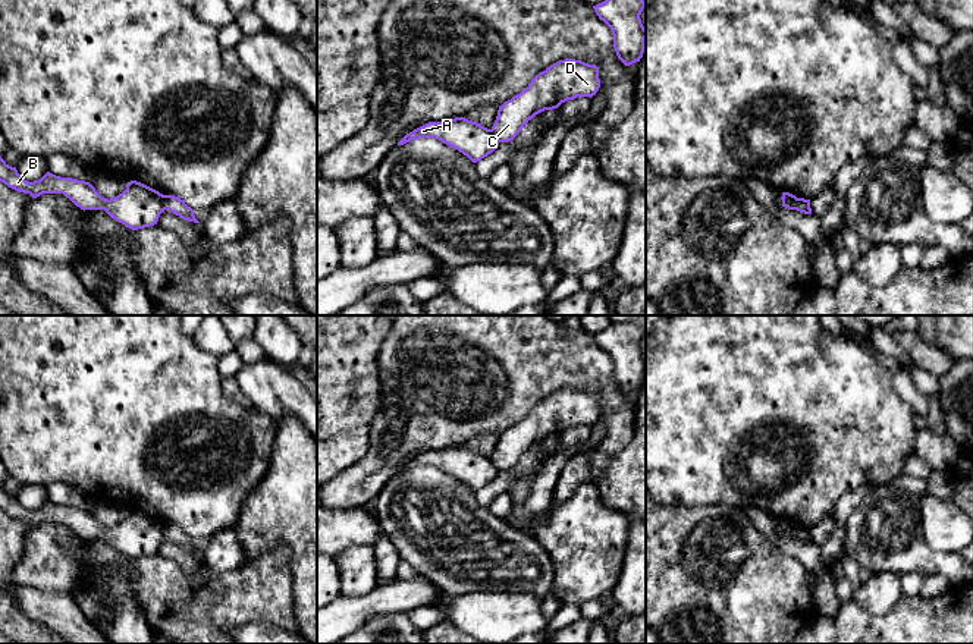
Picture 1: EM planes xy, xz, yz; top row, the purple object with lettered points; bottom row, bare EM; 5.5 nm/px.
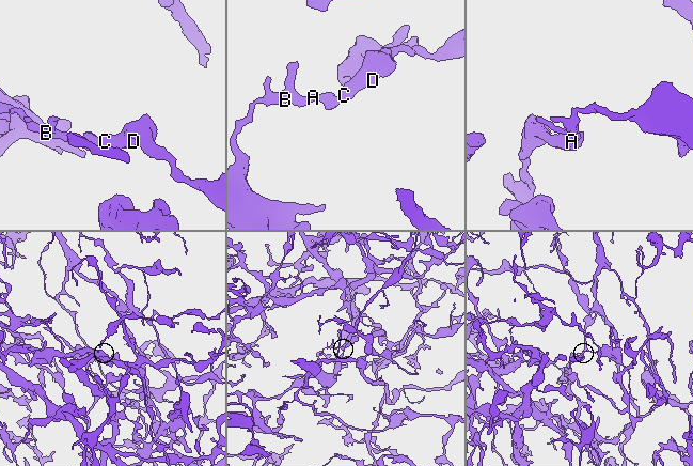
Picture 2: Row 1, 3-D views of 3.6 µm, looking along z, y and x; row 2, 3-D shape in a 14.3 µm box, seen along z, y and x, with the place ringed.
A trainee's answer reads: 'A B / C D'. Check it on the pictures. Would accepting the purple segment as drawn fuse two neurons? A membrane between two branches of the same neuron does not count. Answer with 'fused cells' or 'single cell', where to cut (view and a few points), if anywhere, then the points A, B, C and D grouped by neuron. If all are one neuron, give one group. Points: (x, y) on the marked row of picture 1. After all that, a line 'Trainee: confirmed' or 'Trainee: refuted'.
fused cells; cut xy (163, 195), (165, 209); groups A B / C D
Trainee: confirmed

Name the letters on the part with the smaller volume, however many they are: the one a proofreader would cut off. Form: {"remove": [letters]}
{"remove": ["A", "B"]}

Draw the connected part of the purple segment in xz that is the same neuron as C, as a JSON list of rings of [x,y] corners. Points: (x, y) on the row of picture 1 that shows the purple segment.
[[[575,59],[559,60],[536,75],[528,87],[499,106],[492,133],[498,142],[512,141],[536,114],[558,109],[577,97],[593,97],[600,88],[599,67]]]

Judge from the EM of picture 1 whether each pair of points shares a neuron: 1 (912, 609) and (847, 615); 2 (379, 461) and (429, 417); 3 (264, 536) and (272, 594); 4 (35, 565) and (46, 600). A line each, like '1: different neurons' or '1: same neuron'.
1: same neuron
2: same neuron
3: different neurons
4: different neurons

